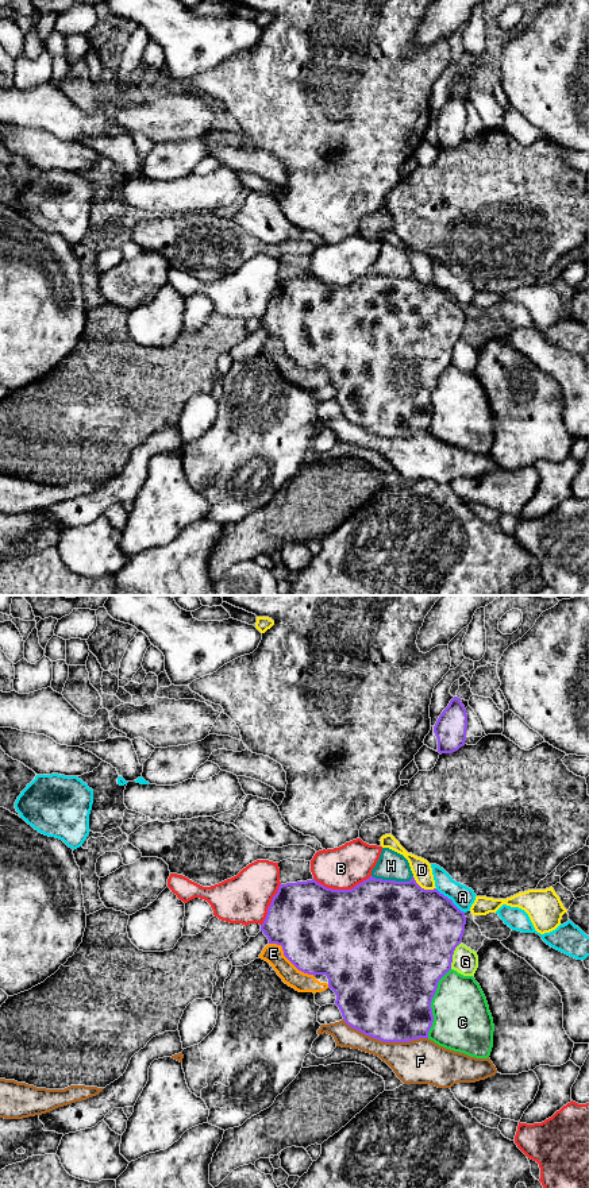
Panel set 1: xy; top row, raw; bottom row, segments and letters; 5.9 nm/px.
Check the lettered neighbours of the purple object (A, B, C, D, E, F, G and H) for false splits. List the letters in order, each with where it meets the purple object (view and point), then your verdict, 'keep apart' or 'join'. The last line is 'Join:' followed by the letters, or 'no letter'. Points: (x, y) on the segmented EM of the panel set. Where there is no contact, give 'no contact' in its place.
A: xy (450, 899) | keep apart
B: xy (342, 890) | keep apart
C: xy (430, 1003) | keep apart
D: xy (423, 888) | keep apart
E: xy (289, 960) | keep apart
F: xy (385, 1041) | keep apart
G: xy (453, 953) | keep apart
H: xy (392, 880) | keep apart
Join: no letter

